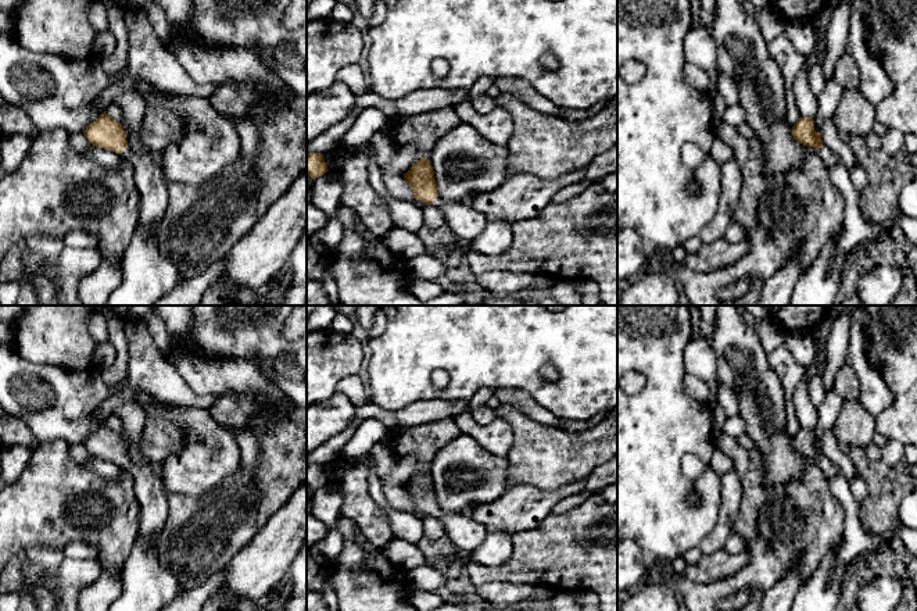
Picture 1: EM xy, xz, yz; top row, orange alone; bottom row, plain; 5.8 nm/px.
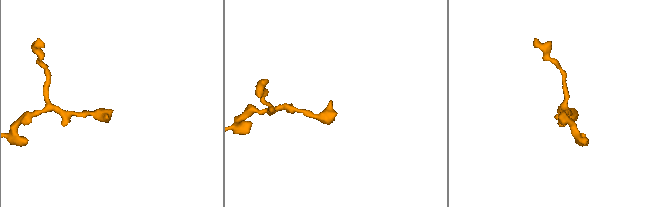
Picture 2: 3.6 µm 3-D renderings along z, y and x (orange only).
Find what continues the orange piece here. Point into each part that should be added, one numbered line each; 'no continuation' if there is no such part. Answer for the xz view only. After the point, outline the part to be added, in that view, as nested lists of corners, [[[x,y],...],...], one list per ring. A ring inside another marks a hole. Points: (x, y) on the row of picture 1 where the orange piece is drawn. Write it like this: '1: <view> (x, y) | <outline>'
1: xz (464, 221) | [[[436,197],[433,206],[438,207],[449,229],[465,243],[472,242],[487,225],[488,219],[459,200]]]

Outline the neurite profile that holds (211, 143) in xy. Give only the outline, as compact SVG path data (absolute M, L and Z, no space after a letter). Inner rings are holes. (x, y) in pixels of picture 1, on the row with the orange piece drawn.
M143 82L137 83L136 92L157 107L161 106L157 94L164 93L168 99L164 107L186 121L186 135L162 151L168 185L197 186L241 156L241 142L234 125L219 115L208 99L162 92Z

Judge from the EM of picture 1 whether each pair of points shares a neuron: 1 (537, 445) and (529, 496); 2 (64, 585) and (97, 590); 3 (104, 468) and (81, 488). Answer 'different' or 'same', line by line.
1: different
2: different
3: different

